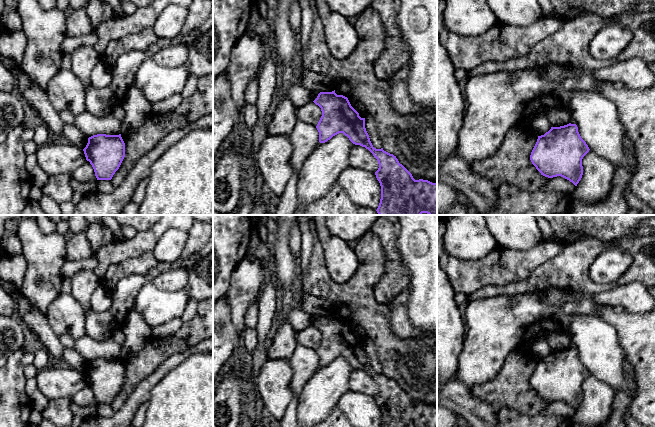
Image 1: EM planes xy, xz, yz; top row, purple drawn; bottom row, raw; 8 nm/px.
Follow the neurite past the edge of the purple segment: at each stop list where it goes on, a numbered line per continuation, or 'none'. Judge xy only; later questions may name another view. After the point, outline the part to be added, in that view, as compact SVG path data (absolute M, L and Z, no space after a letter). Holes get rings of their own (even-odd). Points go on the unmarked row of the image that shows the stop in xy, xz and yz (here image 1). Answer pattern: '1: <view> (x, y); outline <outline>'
none

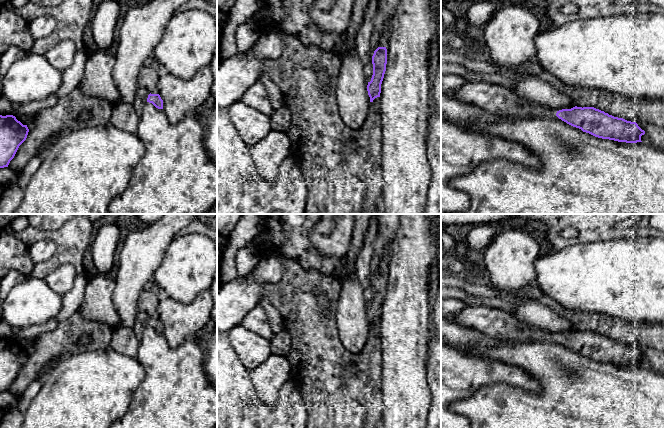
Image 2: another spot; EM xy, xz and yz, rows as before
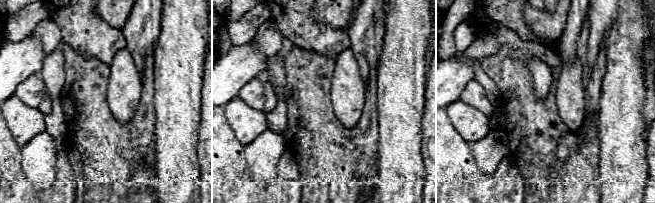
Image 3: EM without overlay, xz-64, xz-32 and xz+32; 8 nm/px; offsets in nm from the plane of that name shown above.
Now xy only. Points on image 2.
1: xy (141, 319); outline M138 311L138 314L135 318L135 324L133 330L138 338L143 334L144 329L147 327L147 322L150 316L143 311Z

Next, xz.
1: xz (364, 260); outline M373 214L368 230L364 237L363 245L355 262L356 276L363 288L364 298L367 306L371 305L373 299L373 288L371 284L371 265L375 256L374 241L377 235L378 220L376 215Z

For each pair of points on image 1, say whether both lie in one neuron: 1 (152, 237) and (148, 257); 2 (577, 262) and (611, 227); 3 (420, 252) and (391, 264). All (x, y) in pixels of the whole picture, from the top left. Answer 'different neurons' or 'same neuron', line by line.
1: different neurons
2: different neurons
3: different neurons

